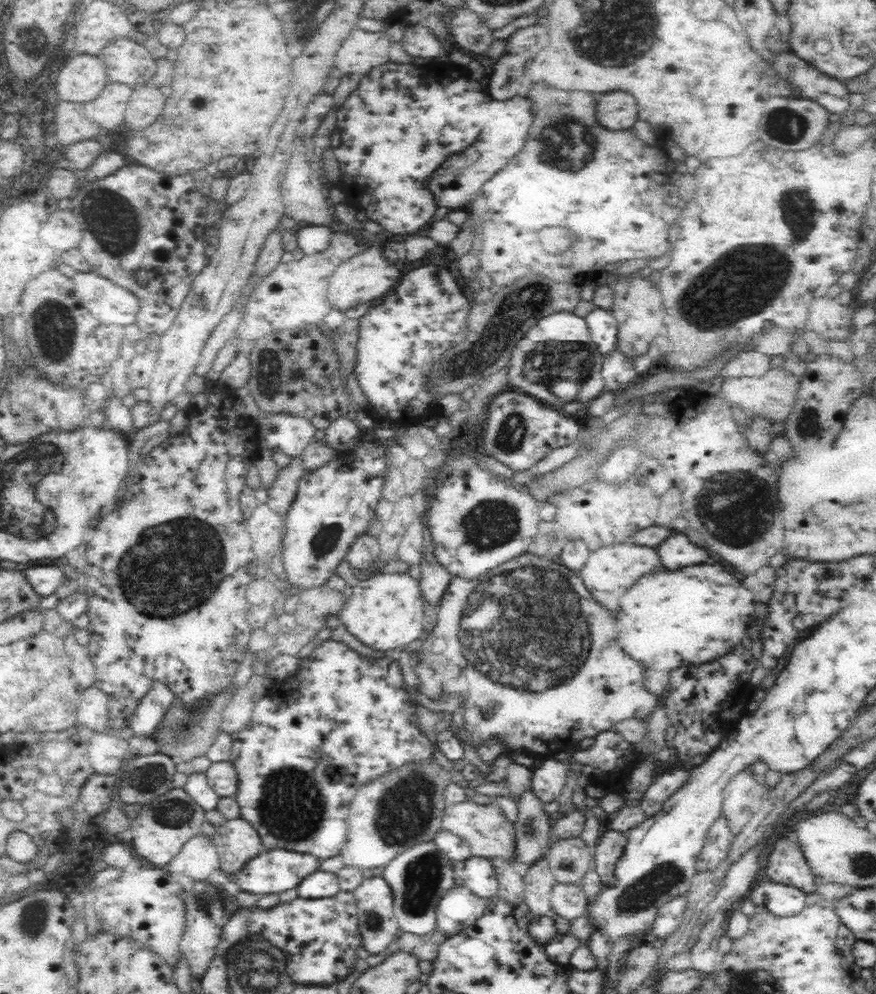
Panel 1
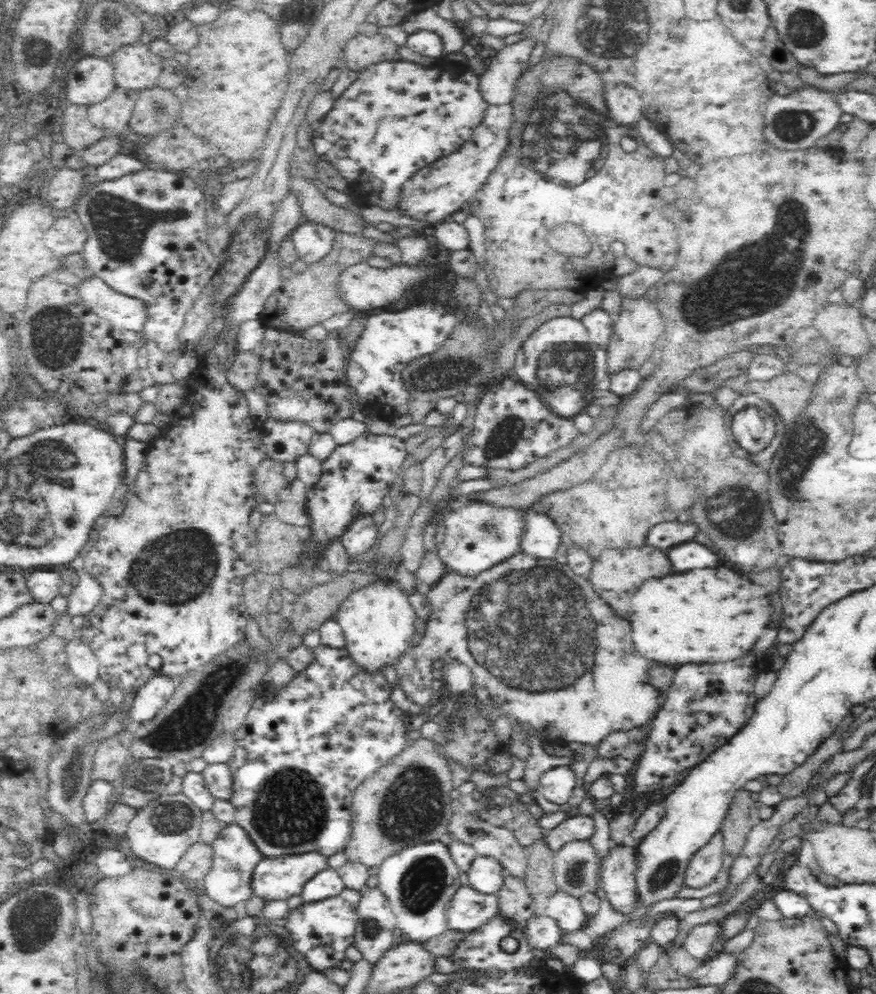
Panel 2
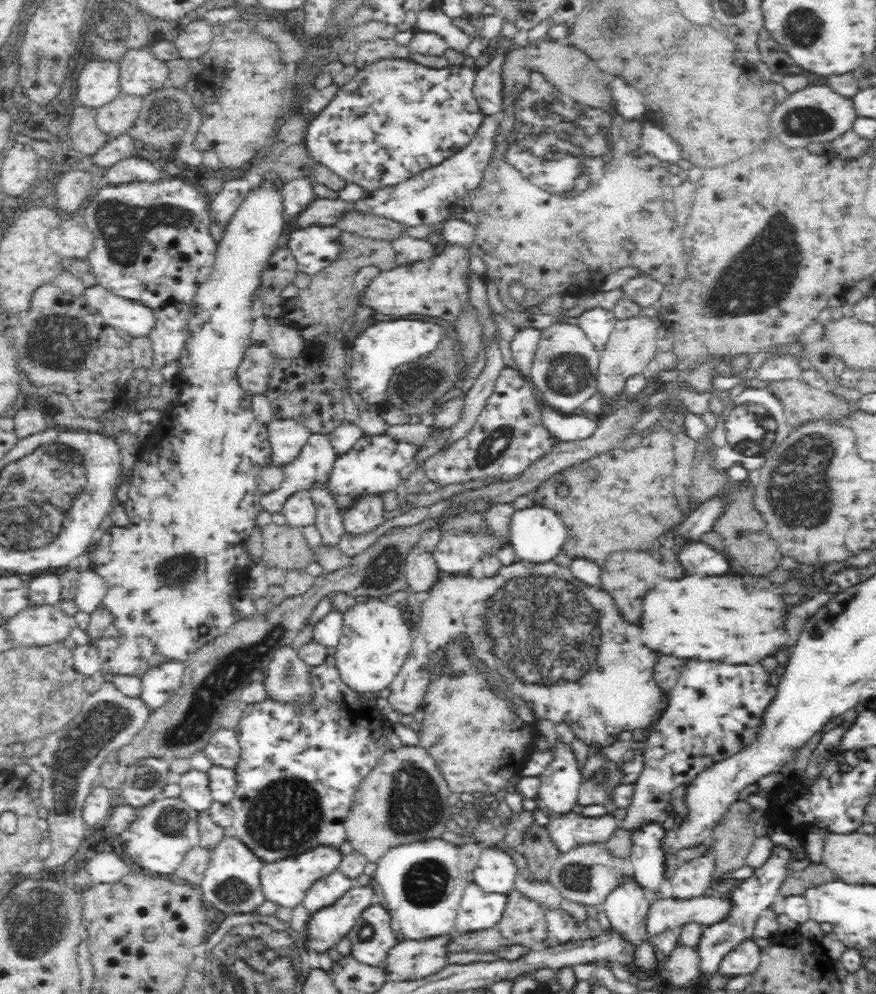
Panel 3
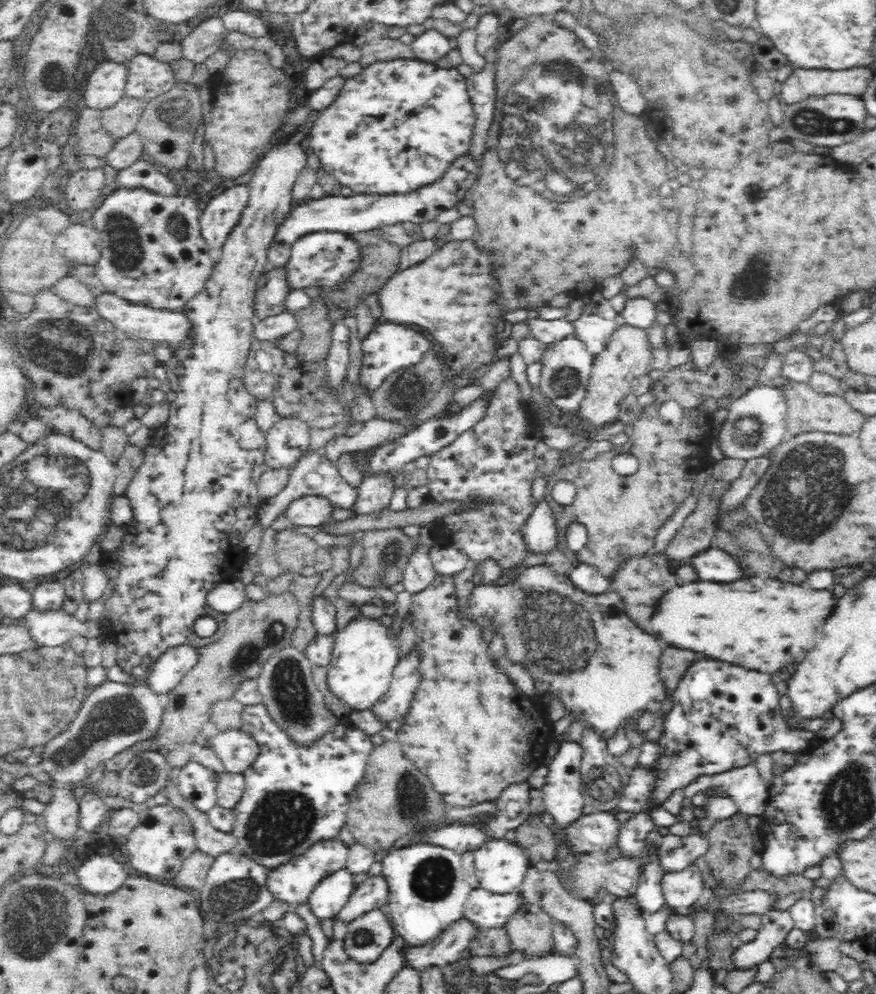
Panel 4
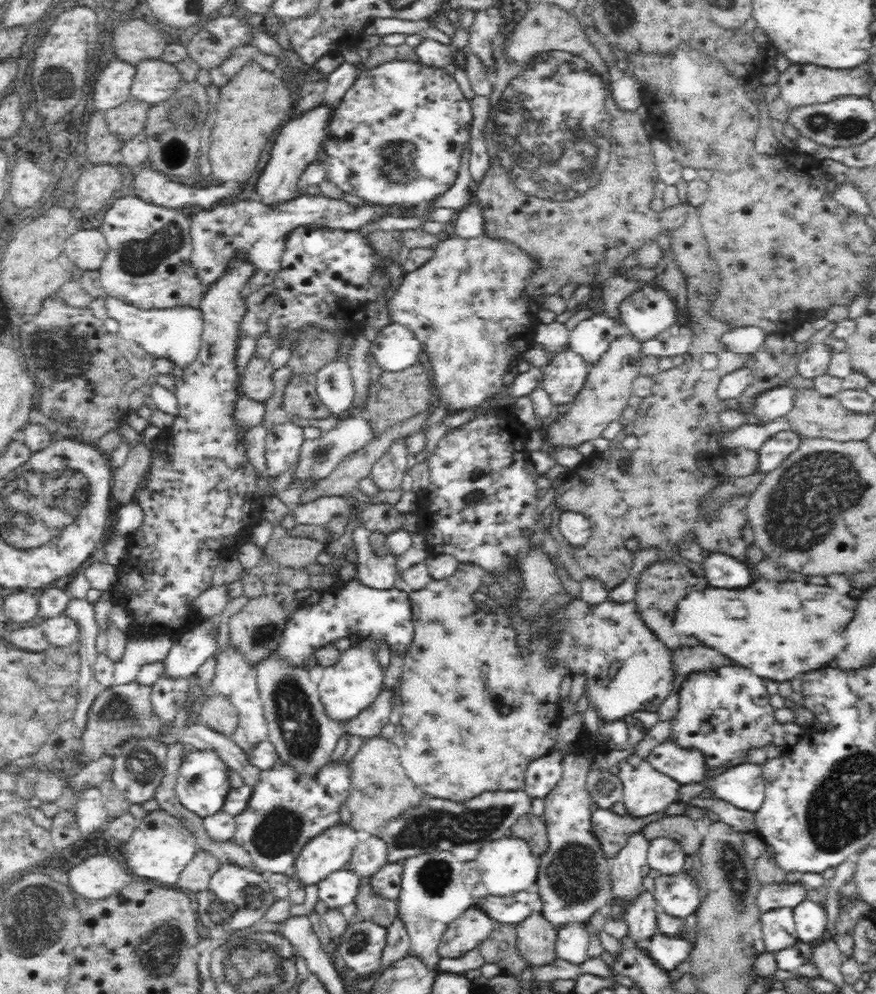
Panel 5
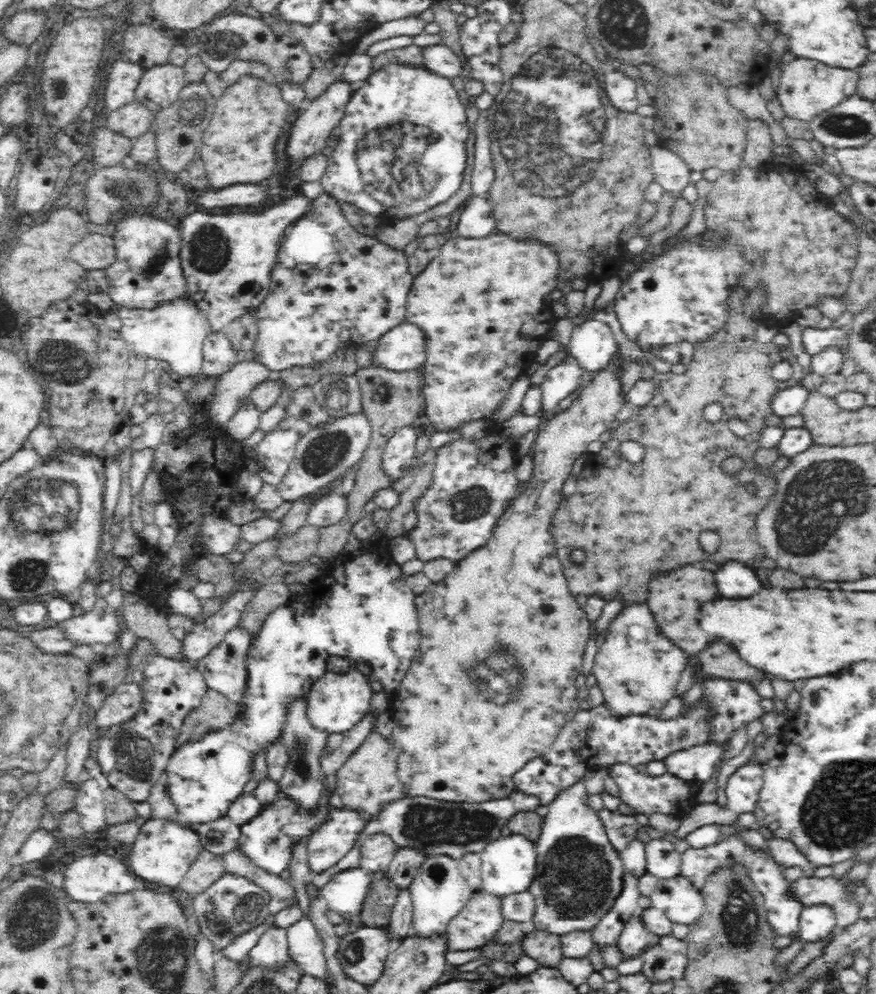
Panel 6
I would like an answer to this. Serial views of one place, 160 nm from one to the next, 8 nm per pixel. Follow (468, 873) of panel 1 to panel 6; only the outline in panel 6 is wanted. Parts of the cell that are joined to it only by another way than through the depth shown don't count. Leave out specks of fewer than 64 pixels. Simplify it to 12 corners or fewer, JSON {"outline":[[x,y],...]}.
{"outline":[[521,834],[489,842],[480,853],[483,892],[529,891],[535,843]]}

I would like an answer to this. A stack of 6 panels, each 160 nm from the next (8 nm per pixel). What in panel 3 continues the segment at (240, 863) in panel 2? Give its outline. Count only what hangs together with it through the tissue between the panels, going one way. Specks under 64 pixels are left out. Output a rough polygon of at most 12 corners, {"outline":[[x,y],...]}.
{"outline":[[236,835],[211,848],[198,886],[227,925],[251,925],[266,900],[264,862]]}

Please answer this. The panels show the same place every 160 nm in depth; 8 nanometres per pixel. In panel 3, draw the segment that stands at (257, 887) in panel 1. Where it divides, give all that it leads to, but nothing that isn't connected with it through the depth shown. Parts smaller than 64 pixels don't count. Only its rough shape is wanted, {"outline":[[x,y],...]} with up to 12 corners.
{"outline":[[338,847],[265,862],[266,900],[296,908],[308,888],[337,871]]}

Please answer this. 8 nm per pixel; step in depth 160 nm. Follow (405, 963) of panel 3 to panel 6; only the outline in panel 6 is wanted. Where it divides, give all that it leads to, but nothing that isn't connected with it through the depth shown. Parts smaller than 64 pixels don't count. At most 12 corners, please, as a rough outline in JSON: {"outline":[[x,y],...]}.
{"outline":[[482,889],[448,924],[447,951],[491,942],[504,922]]}

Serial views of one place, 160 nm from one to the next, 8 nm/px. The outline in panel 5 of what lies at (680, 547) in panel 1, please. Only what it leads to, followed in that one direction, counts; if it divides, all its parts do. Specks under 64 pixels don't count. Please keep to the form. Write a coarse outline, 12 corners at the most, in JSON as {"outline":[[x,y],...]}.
{"outline":[[708,552],[701,568],[716,588],[744,588],[752,582],[744,561]]}

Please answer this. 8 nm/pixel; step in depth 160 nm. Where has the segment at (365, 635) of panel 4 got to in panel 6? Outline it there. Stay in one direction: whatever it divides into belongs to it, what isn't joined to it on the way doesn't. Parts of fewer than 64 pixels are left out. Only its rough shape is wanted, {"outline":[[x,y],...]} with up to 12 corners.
{"outline":[[353,663],[308,692],[314,726],[337,733],[371,712],[372,675]]}

